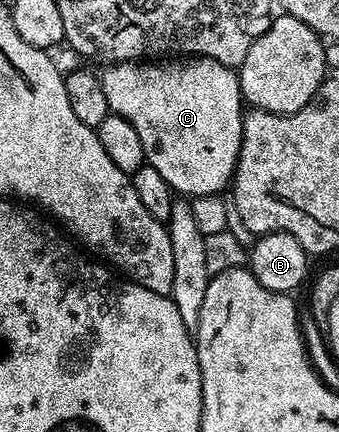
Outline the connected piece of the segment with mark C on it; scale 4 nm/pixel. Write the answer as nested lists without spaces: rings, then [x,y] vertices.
[[[210,57],[173,59],[168,63],[109,63],[100,70],[101,86],[110,110],[126,117],[143,139],[147,163],[167,179],[174,194],[189,199],[221,195],[230,188],[241,155],[245,113],[241,83],[232,68]]]

